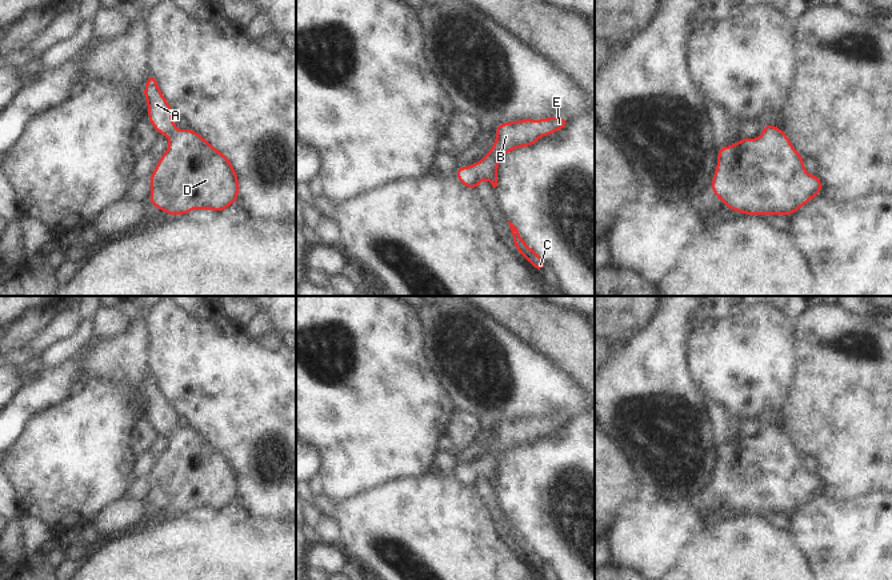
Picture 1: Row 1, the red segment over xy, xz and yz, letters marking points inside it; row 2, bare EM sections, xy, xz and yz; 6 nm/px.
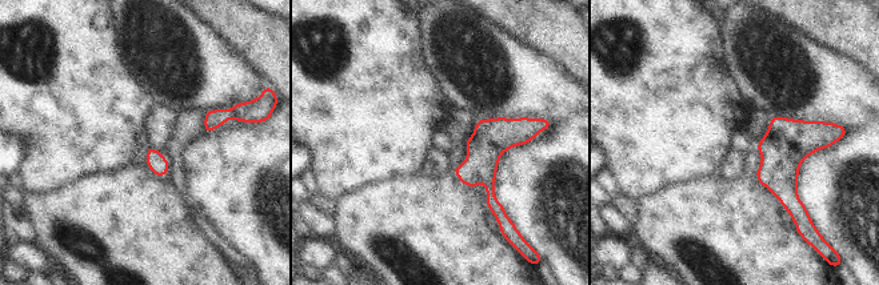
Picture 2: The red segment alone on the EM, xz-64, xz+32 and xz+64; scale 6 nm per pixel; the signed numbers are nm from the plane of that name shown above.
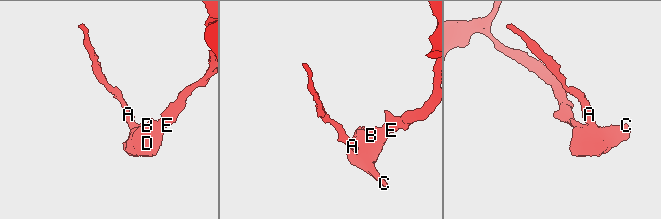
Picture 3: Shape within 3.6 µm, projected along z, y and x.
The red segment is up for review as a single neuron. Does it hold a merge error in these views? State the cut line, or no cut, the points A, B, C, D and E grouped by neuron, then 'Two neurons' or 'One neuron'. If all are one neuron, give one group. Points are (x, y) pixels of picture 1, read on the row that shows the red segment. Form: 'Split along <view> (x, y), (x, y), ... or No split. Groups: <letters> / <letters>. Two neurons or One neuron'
No split. Groups: A B C D E. One neuron.

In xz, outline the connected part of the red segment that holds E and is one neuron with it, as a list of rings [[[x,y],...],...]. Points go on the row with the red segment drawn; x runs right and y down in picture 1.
[[[563,116],[501,123],[495,127],[496,140],[488,153],[473,165],[457,167],[455,176],[469,189],[477,189],[481,180],[489,181],[496,188],[499,161],[505,153],[535,145],[540,137],[549,136],[568,125],[568,119]]]

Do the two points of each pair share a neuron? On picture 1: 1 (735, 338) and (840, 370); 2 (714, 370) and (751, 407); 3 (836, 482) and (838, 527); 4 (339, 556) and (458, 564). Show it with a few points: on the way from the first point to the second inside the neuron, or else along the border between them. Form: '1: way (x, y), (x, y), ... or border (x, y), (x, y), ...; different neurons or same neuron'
1: border (795, 324), (792, 331), (795, 372), (788, 387); different neurons
2: way (723, 379), (742, 398); same neuron
3: border (822, 491), (842, 499), (867, 494); different neurons
4: border (340, 546), (354, 560); different neurons

